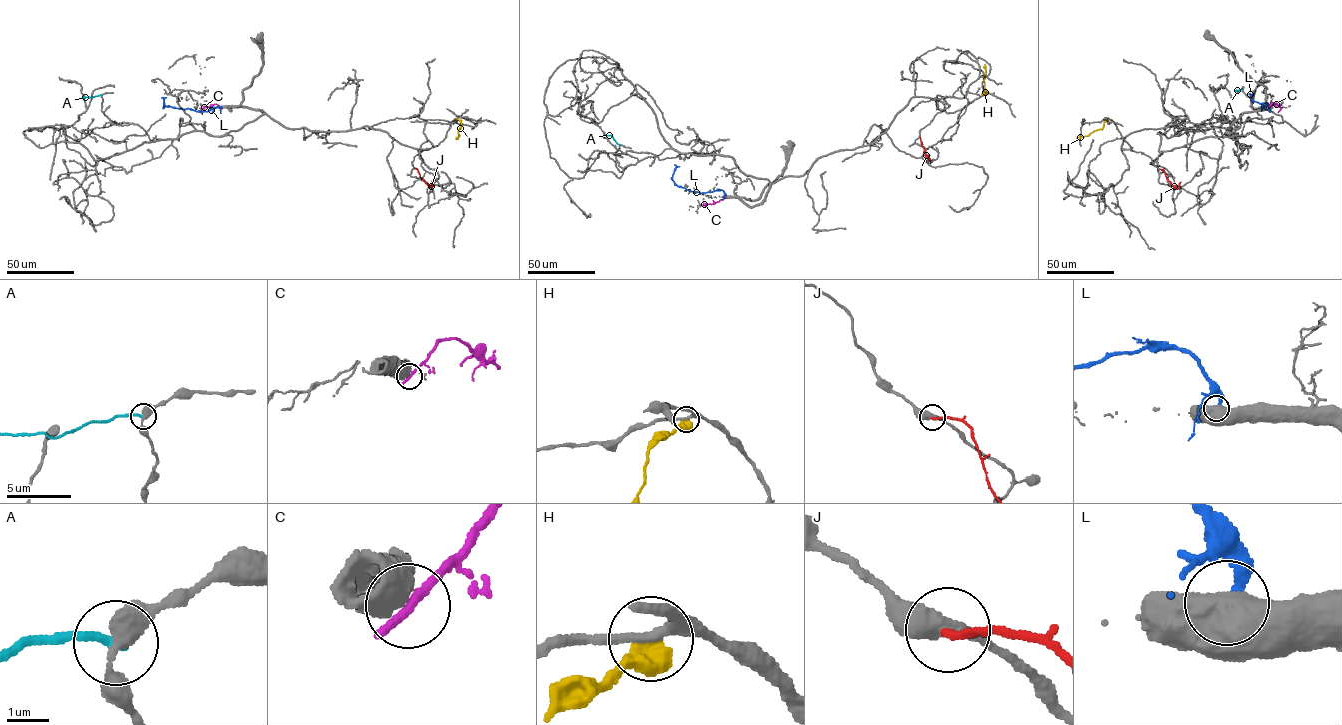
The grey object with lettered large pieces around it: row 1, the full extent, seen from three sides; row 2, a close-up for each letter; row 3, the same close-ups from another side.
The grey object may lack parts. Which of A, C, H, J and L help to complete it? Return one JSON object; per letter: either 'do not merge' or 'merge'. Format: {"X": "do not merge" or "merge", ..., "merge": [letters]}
{"A": "do not merge", "C": "do not merge", "H": "do not merge", "J": "do not merge", "L": "do not merge", "merge": []}

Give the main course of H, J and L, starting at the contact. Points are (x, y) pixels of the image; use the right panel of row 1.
H: (1108, 119), (1101, 129), (1076, 138)
J: (1160, 169), (1175, 188), (1180, 182)
L: (1267, 105), (1262, 105), (1268, 110), (1268, 104), (1254, 101), (1249, 94)

